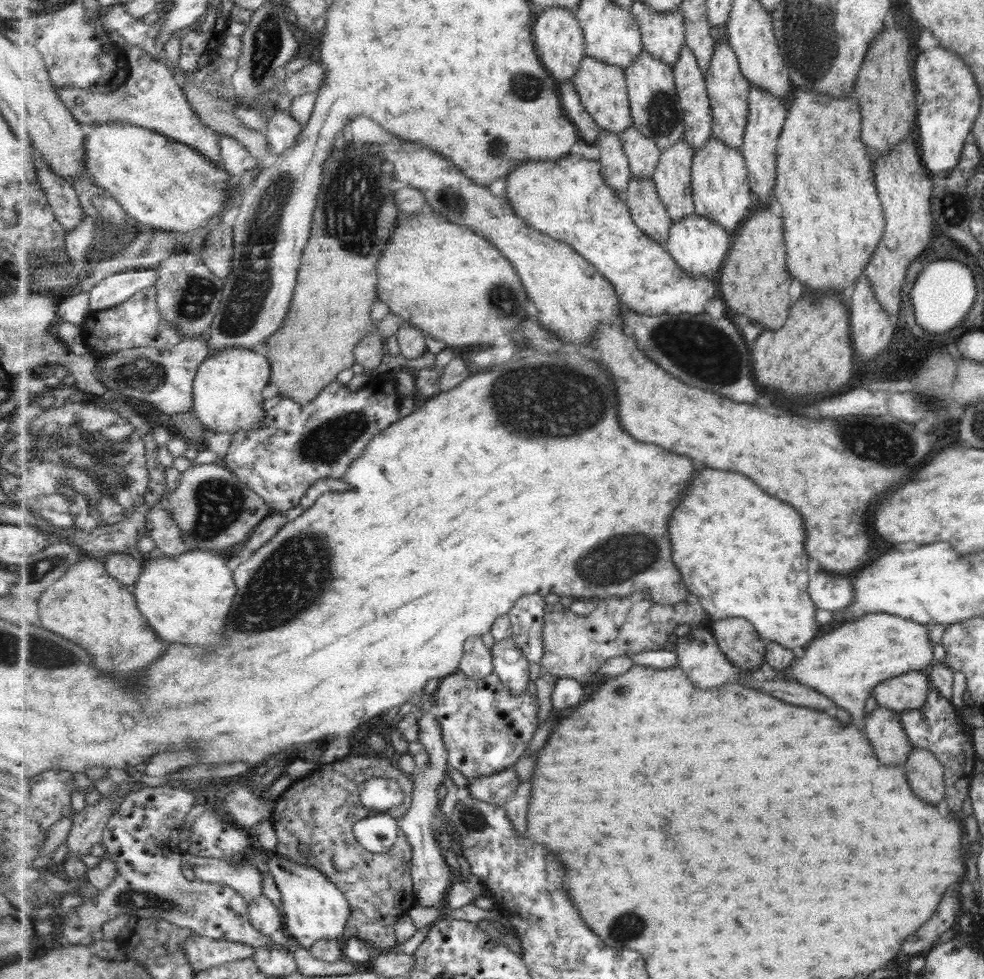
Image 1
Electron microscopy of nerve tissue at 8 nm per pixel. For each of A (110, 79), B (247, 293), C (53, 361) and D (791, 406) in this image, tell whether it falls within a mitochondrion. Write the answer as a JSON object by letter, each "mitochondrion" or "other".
{"A":"mitochondrion","B":"mitochondrion","C":"other","D":"other"}

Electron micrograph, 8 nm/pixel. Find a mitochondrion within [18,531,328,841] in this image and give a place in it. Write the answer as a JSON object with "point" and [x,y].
{"point":[49,565]}

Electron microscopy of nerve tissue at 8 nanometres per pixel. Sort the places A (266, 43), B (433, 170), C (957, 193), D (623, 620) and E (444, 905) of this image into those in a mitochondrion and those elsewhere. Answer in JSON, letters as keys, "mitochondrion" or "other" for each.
{"A":"mitochondrion","B":"other","C":"mitochondrion","D":"other","E":"other"}

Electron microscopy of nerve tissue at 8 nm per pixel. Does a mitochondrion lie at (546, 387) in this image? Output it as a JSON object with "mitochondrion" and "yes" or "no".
{"mitochondrion":"yes"}

